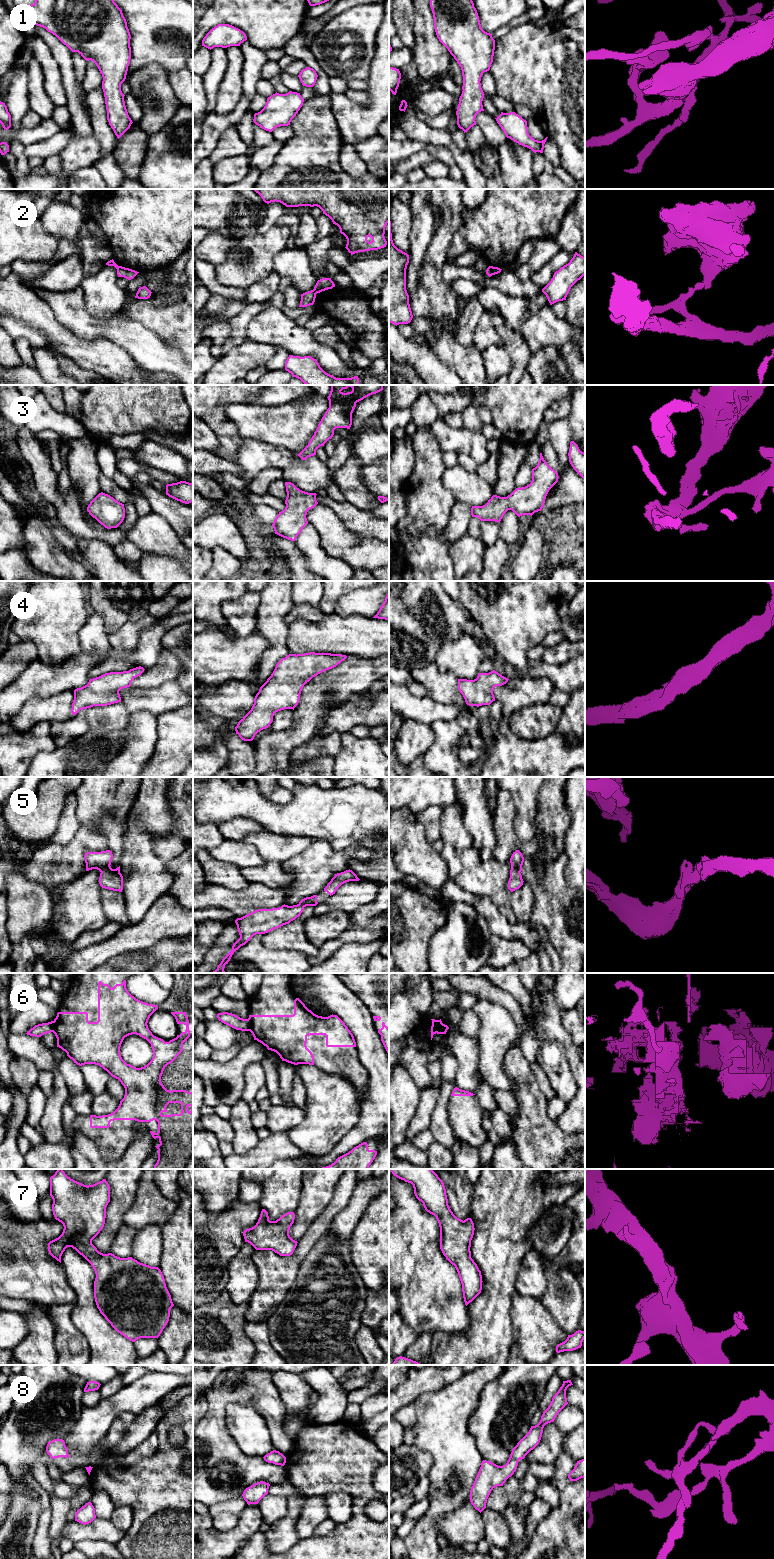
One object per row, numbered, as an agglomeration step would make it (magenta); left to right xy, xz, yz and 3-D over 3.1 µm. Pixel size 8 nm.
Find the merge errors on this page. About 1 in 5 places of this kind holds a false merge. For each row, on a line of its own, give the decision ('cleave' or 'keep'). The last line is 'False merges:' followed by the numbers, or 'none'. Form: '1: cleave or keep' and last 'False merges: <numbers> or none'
1: keep
2: cleave
3: keep
4: keep
5: keep
6: cleave
7: keep
8: keep
False merges: 2, 6

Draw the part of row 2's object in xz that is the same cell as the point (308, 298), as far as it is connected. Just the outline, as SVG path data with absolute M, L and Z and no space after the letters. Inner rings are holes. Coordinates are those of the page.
M314 290L301 294L301 301L299 307L307 307L313 305L315 302L316 293Z

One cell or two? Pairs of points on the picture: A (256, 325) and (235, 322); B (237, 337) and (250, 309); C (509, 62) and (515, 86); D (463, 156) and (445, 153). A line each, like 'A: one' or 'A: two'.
A: two
B: one
C: one
D: two

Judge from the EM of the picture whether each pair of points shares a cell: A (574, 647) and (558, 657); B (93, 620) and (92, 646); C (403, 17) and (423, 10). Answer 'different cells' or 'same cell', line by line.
A: same cell
B: same cell
C: different cells

